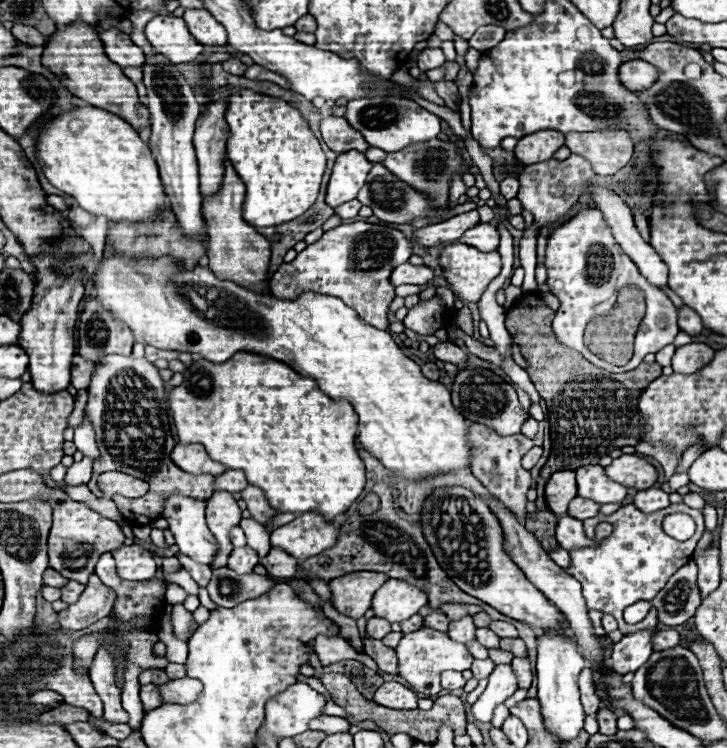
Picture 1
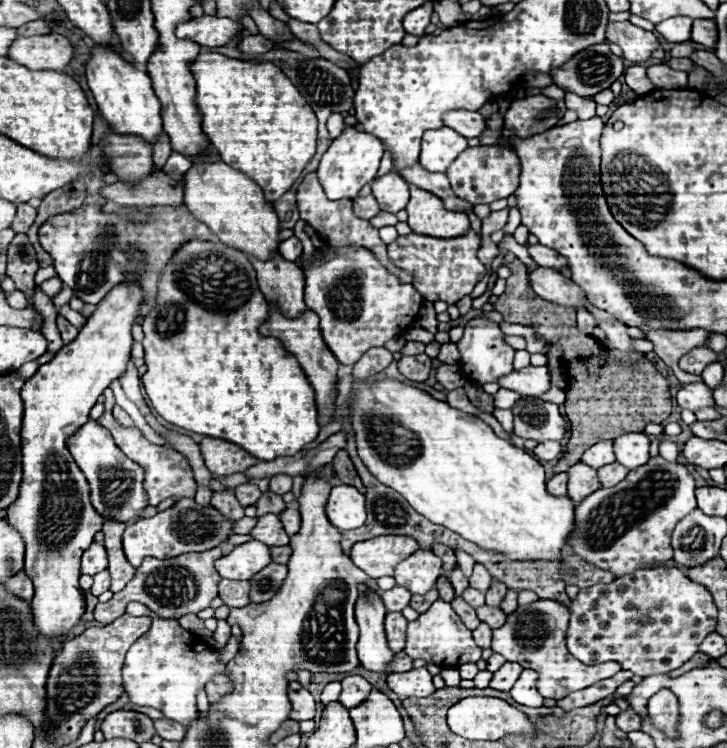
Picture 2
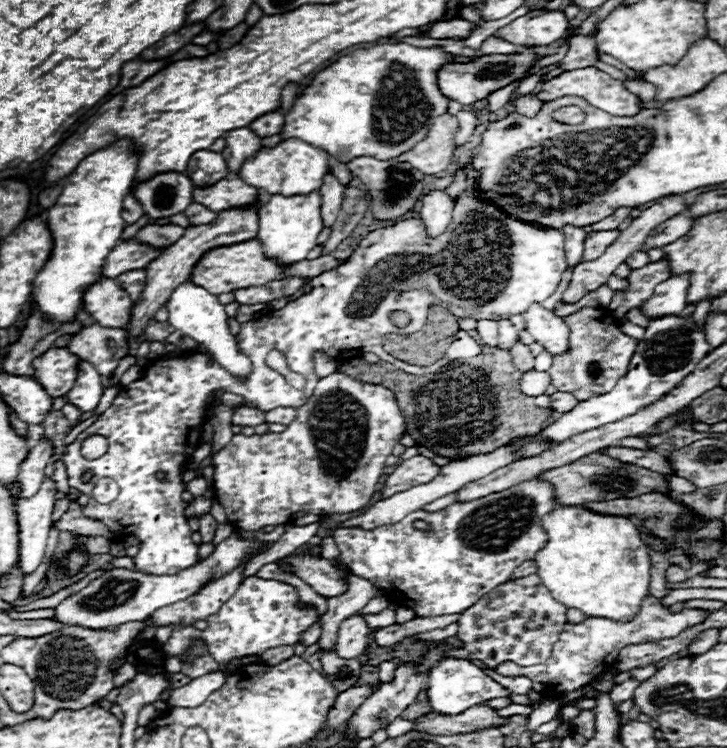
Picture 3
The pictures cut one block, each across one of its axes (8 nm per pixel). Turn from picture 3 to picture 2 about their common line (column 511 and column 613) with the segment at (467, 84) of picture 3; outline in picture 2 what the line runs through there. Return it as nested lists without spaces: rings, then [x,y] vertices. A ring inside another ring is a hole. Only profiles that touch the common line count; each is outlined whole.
[[[606,42],[578,52],[562,68],[550,72],[556,86],[584,98],[610,88],[622,74],[624,60],[614,56]]]

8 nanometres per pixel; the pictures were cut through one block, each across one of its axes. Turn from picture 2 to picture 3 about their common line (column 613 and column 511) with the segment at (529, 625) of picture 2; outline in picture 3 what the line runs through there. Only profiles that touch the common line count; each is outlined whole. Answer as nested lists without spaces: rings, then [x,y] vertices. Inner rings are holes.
[[[646,596],[646,600],[642,600],[642,608],[638,610],[638,614],[628,620],[628,622],[618,622],[618,620],[610,620],[610,618],[586,618],[580,624],[564,624],[564,630],[560,634],[560,640],[554,644],[554,650],[550,654],[550,658],[544,664],[538,666],[518,666],[514,662],[504,662],[498,666],[498,674],[502,676],[526,676],[530,678],[538,688],[538,692],[544,694],[562,694],[562,692],[570,692],[576,690],[580,686],[586,686],[592,682],[592,678],[596,678],[604,666],[612,664],[618,658],[618,652],[624,646],[630,644],[638,644],[638,642],[654,642],[654,640],[662,640],[662,638],[672,638],[678,632],[682,632],[688,626],[694,626],[696,622],[700,622],[706,616],[704,610],[692,608],[692,610],[682,610],[678,614],[670,614],[668,608],[662,608],[658,604],[658,598],[654,596]]]

